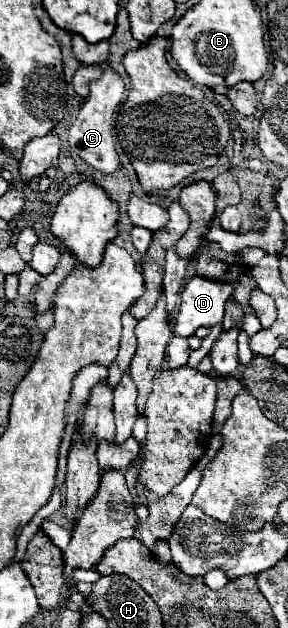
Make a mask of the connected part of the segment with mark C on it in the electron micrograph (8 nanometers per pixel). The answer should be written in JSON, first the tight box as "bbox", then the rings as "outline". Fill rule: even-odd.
{"bbox":[68,68,126,174],"outline":[[[106,68],[100,76],[100,80],[92,82],[90,86],[90,96],[84,100],[78,118],[74,120],[74,124],[68,130],[68,144],[70,148],[90,166],[94,166],[100,172],[106,174],[114,174],[122,164],[118,160],[118,152],[116,152],[116,144],[114,144],[114,126],[115,116],[118,106],[124,104],[126,98],[126,82],[112,72],[112,68]]]}

